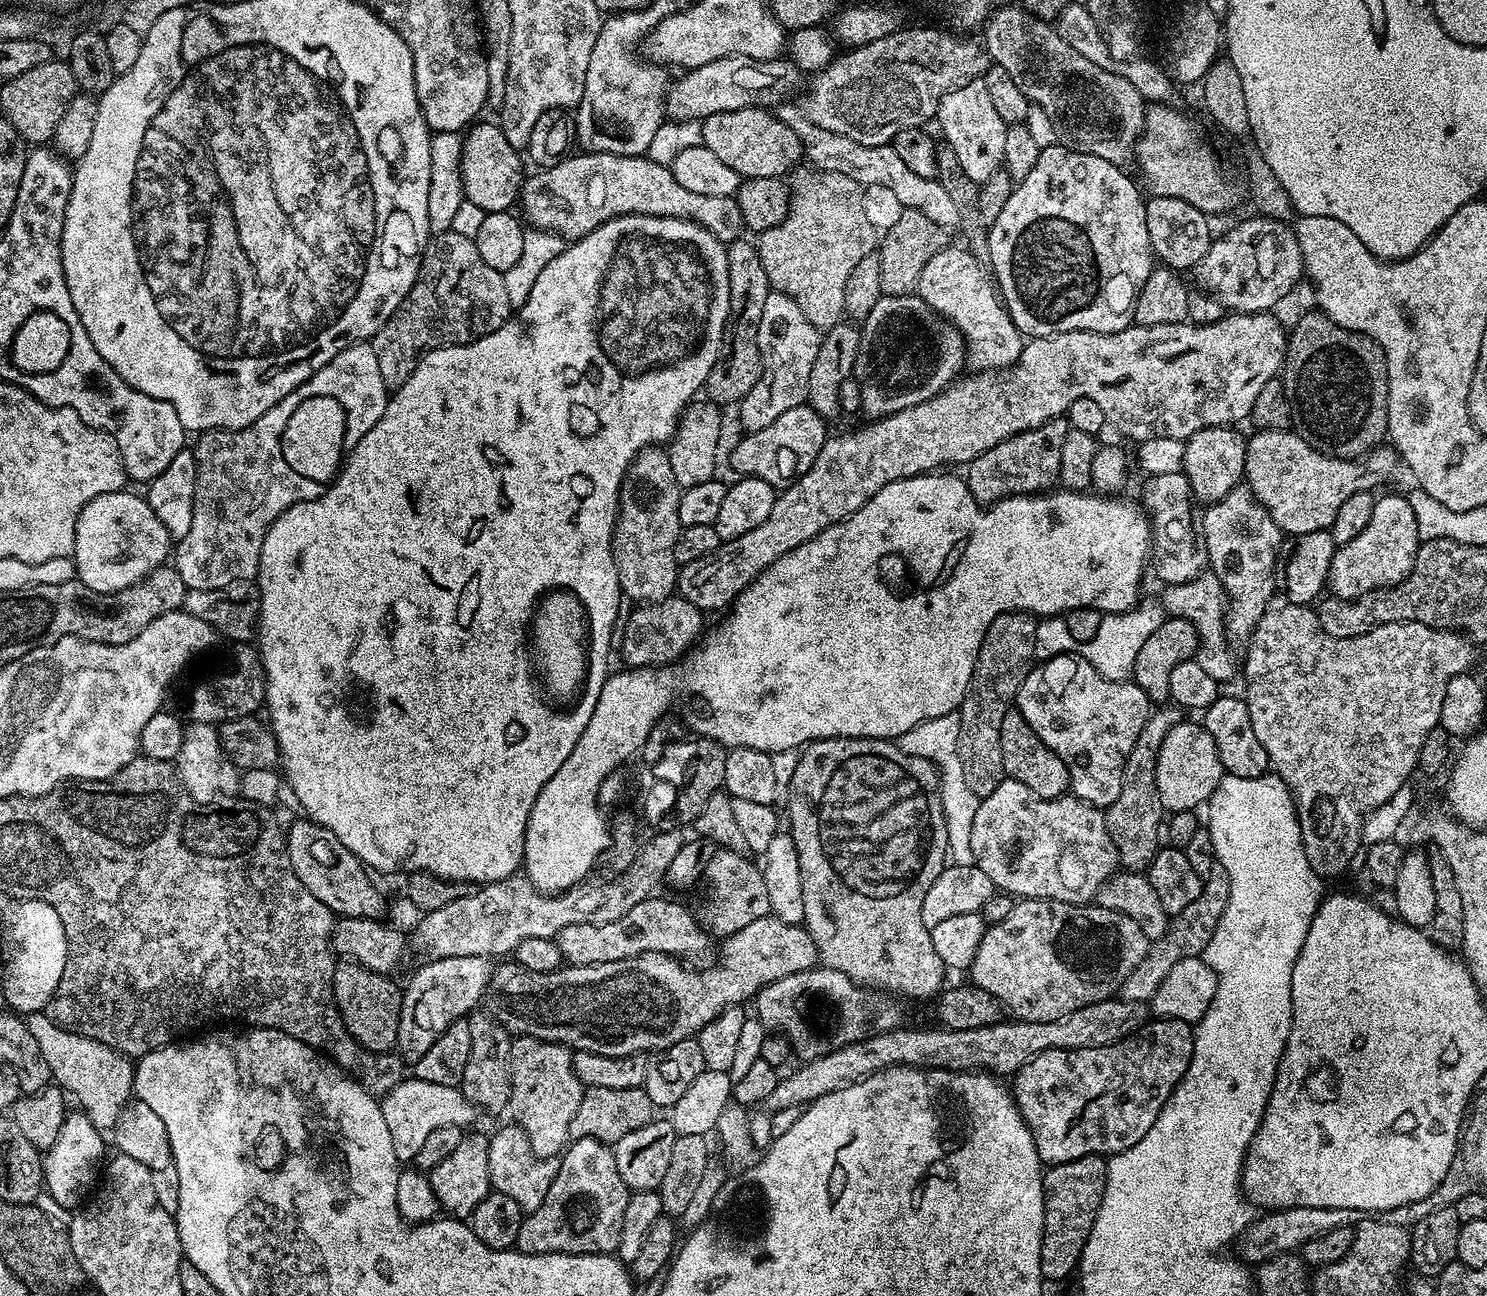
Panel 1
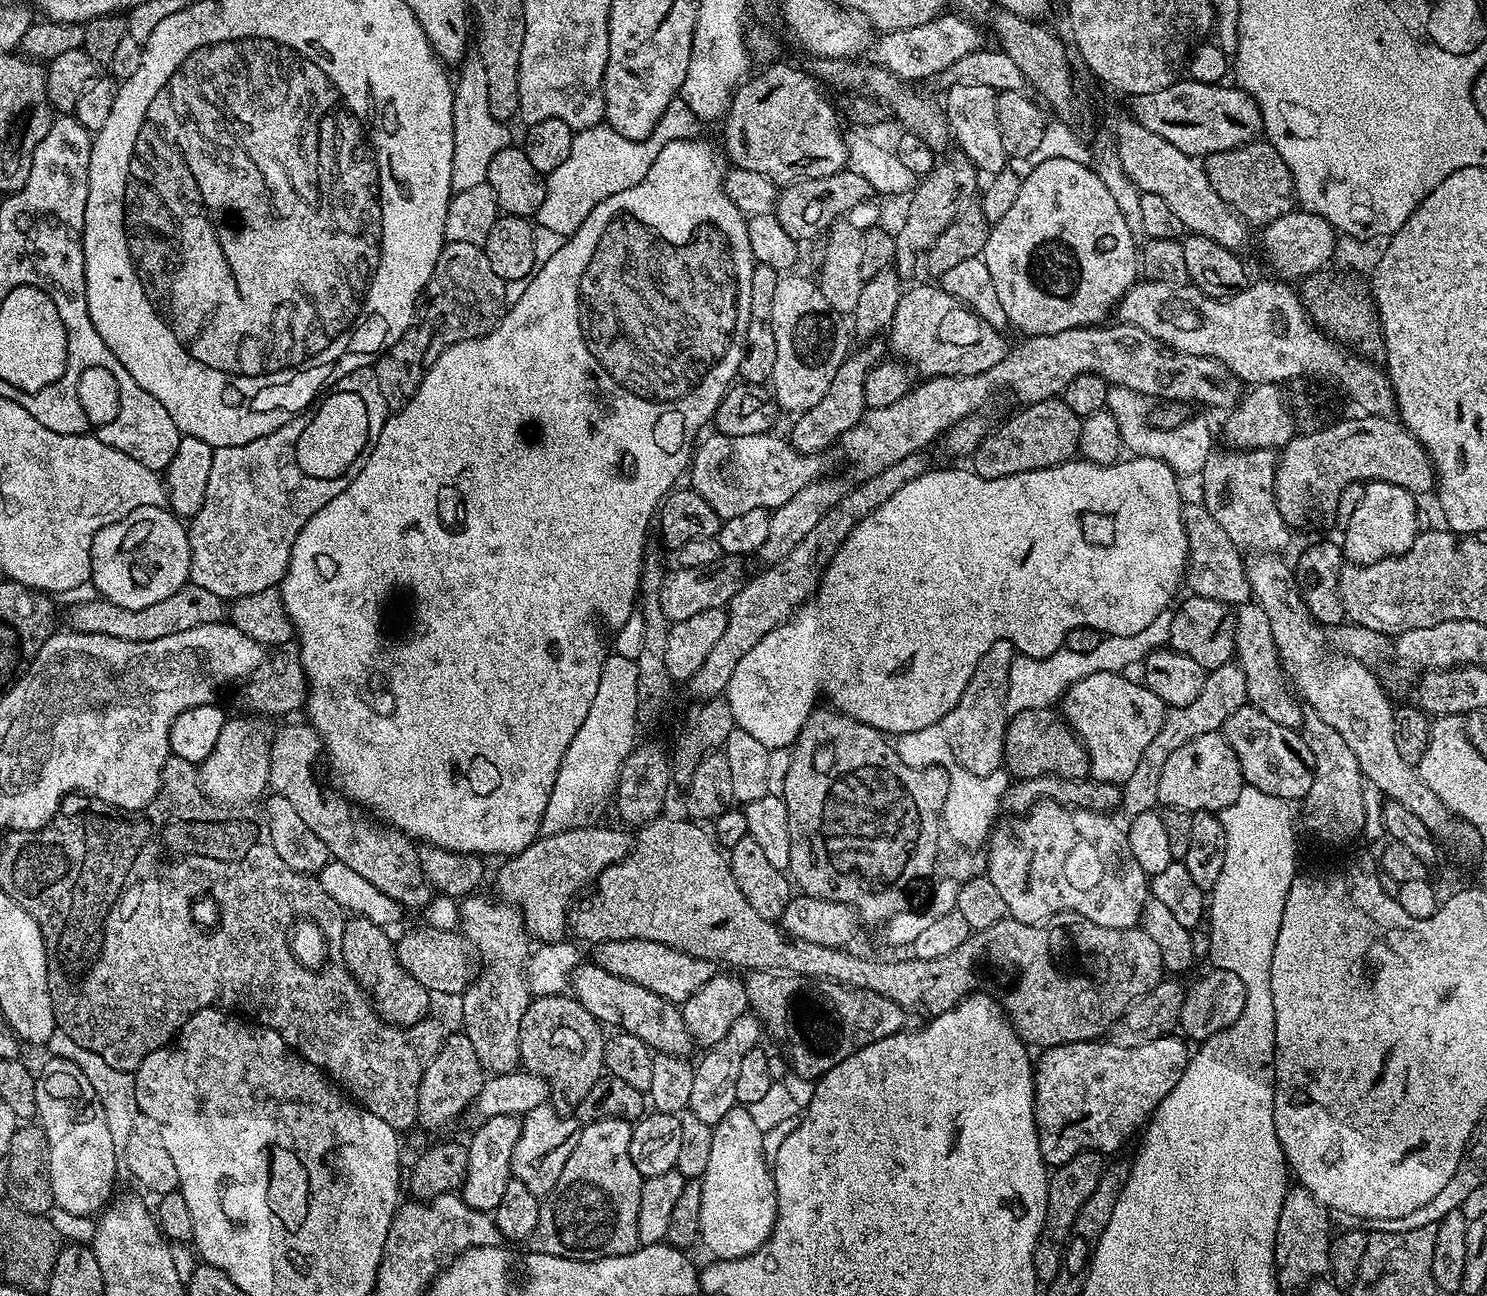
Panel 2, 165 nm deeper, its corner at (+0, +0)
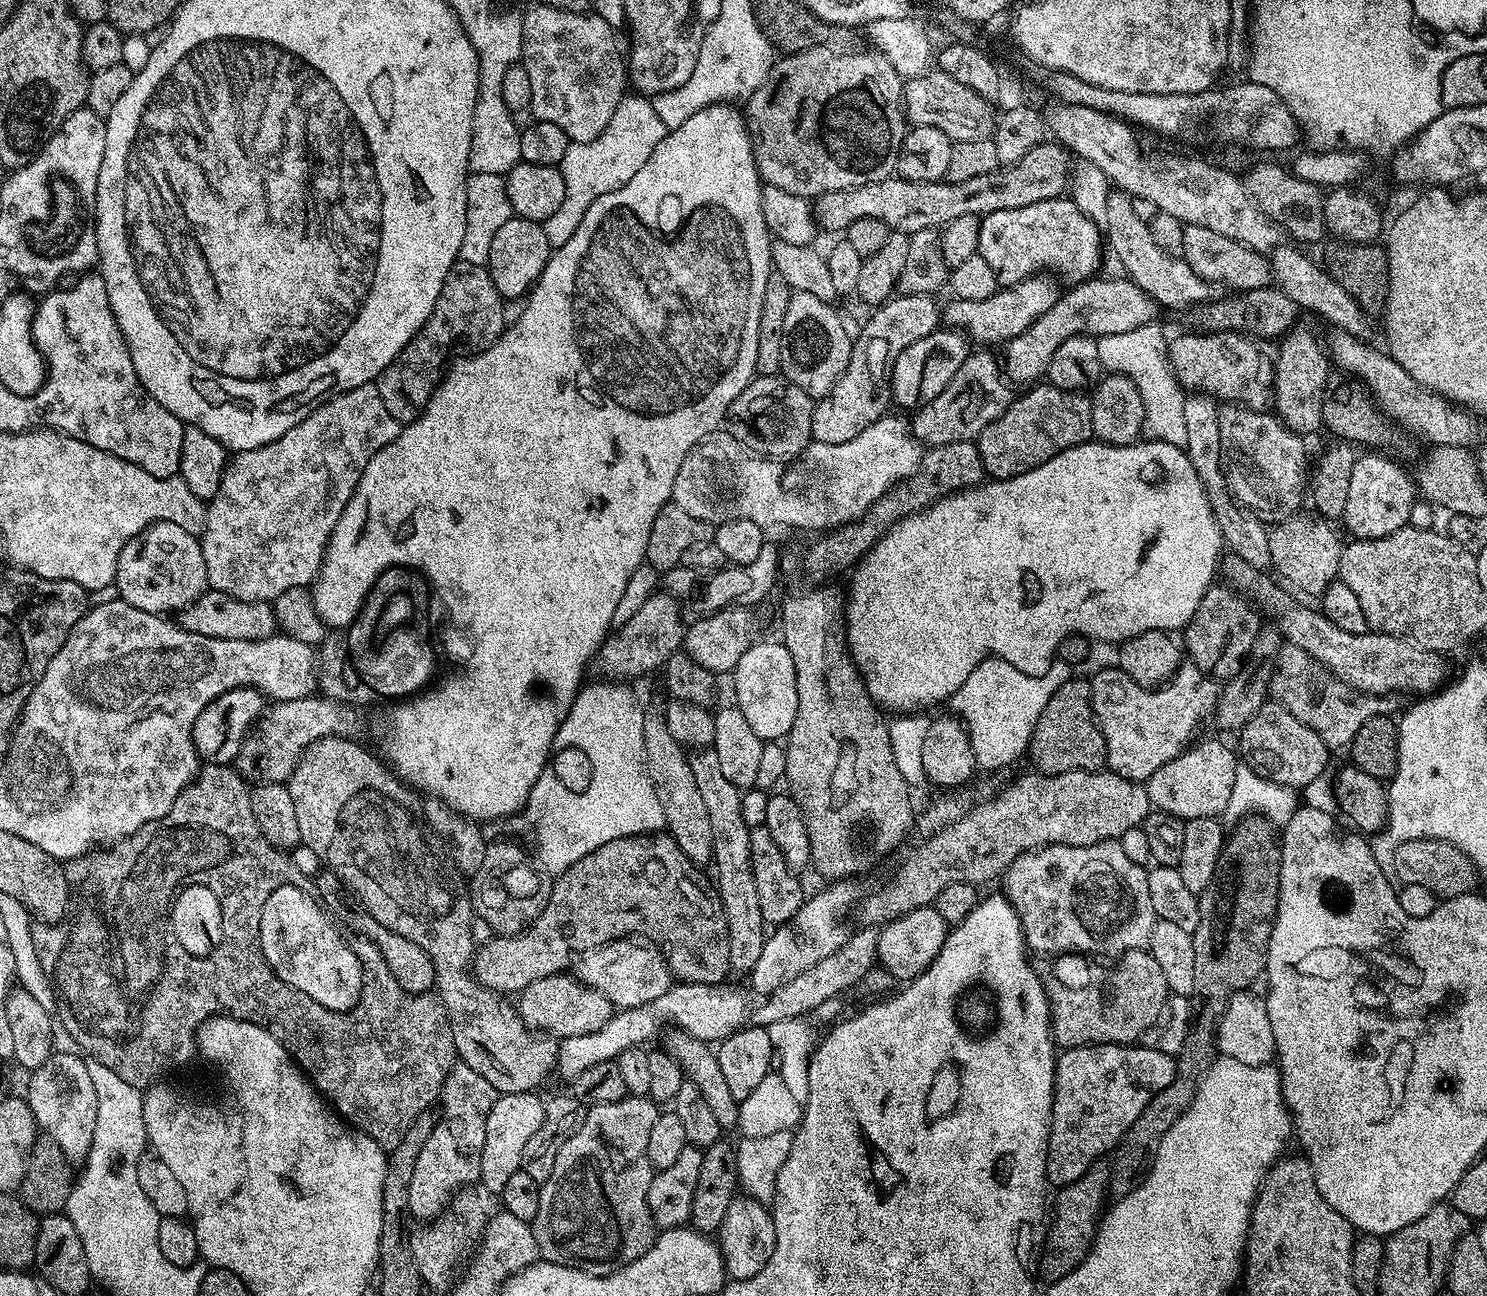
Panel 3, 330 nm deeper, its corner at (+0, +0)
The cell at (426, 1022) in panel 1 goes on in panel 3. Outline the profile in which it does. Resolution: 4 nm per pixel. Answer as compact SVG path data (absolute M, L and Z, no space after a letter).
M623 936L620 940L611 940L610 943L603 944L600 948L583 953L575 961L574 975L581 984L596 988L598 994L605 996L616 1010L654 1002L654 998L666 994L666 990L671 988L674 983L672 972L668 969L668 959L664 957L664 953L657 944L645 936Z

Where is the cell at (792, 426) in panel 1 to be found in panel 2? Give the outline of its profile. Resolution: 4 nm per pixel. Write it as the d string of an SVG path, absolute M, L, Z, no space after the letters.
M876 338L867 341L869 352L853 351L844 360L842 366L838 366L838 374L834 374L834 382L830 382L830 390L826 390L822 402L810 410L799 413L795 417L796 425L792 428L790 443L802 454L815 456L824 454L828 447L835 445L844 435L858 423L865 414L866 402L866 374L881 359L879 352L881 341Z

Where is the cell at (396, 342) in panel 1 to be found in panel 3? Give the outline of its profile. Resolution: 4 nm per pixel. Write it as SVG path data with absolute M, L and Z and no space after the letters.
M460 260L447 271L438 302L427 322L378 377L382 402L401 425L418 419L451 365L494 346L505 329L502 322L505 299L498 294L487 267Z

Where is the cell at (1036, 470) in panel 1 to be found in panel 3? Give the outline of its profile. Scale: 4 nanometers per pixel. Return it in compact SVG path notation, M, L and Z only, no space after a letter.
M1047 382L1037 383L1029 387L1025 396L1017 395L1008 409L1001 414L978 438L978 447L984 471L992 480L1005 480L1014 478L1018 474L1026 474L1042 462L1050 462L1062 450L1070 450L1079 444L1089 443L1092 435L1092 397L1083 392L1063 392L1061 388Z

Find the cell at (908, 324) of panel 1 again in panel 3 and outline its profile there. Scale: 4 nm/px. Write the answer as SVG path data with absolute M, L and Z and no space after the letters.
M1037 274L1017 284L1001 287L990 298L981 300L952 298L949 299L948 305L946 303L943 305L942 320L948 326L961 326L975 343L976 340L980 343L977 345L1003 346L1009 340L1018 338L1018 334L1022 334L1030 326L1034 326L1034 322L1038 322L1038 318L1042 318L1042 314L1046 314L1046 310L1050 310L1050 306L1054 306L1054 302L1060 300L1062 287L1060 288L1059 283L1061 284L1061 281L1055 275Z

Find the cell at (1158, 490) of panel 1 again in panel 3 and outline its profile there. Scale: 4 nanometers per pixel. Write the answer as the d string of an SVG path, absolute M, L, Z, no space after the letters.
M1228 554L1221 559L1219 571L1225 576L1223 579L1237 592L1247 596L1267 619L1269 616L1270 619L1284 624L1283 635L1286 640L1288 635L1289 642L1296 644L1292 646L1361 694L1432 694L1449 679L1448 664L1444 661L1447 659L1441 653L1427 651L1412 640L1405 640L1402 636L1390 636L1386 632L1369 630L1362 634L1350 634L1342 630L1342 626L1334 626L1334 622L1330 622L1330 618L1324 615L1323 611L1316 609L1315 612L1312 608L1303 608L1283 583L1275 584L1264 573L1267 571L1261 570L1257 565Z

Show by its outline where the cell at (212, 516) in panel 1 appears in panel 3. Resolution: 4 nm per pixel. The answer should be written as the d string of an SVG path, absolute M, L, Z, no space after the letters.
M262 446L254 450L237 452L224 469L222 486L213 500L207 501L204 514L204 531L200 533L202 558L206 558L206 574L211 591L230 594L243 600L274 602L278 594L295 588L308 588L320 573L328 539L342 514L332 506L292 506L278 500L274 482L266 482L266 452Z

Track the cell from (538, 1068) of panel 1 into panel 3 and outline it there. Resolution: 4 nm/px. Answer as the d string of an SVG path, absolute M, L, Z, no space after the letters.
M561 974L530 982L530 986L526 986L526 990L518 994L518 1011L527 1028L563 1038L602 1030L602 1026L606 1026L606 1022L612 1017L614 1009L612 1003L598 994L596 988L581 984L575 975Z

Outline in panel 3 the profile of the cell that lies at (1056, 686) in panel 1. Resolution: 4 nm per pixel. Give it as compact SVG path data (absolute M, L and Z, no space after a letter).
M1185 662L1173 674L1171 681L1158 688L1143 688L1134 682L1118 666L1104 668L1092 681L1092 712L1096 715L1096 723L1100 725L1106 738L1108 750L1107 767L1117 772L1122 778L1146 782L1154 774L1154 770L1162 770L1166 762L1178 758L1197 739L1196 731L1204 724L1208 715L1217 711L1221 689L1217 681L1198 665Z

